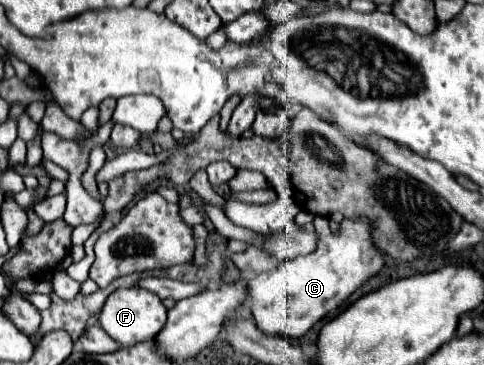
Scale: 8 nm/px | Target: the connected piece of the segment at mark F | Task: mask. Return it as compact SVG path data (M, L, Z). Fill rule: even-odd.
M137 286L115 290L107 298L101 310L101 328L105 328L107 334L111 334L121 346L135 346L139 342L153 340L153 336L161 332L165 322L167 322L167 308L161 304L159 296L155 296L153 292L141 290Z

